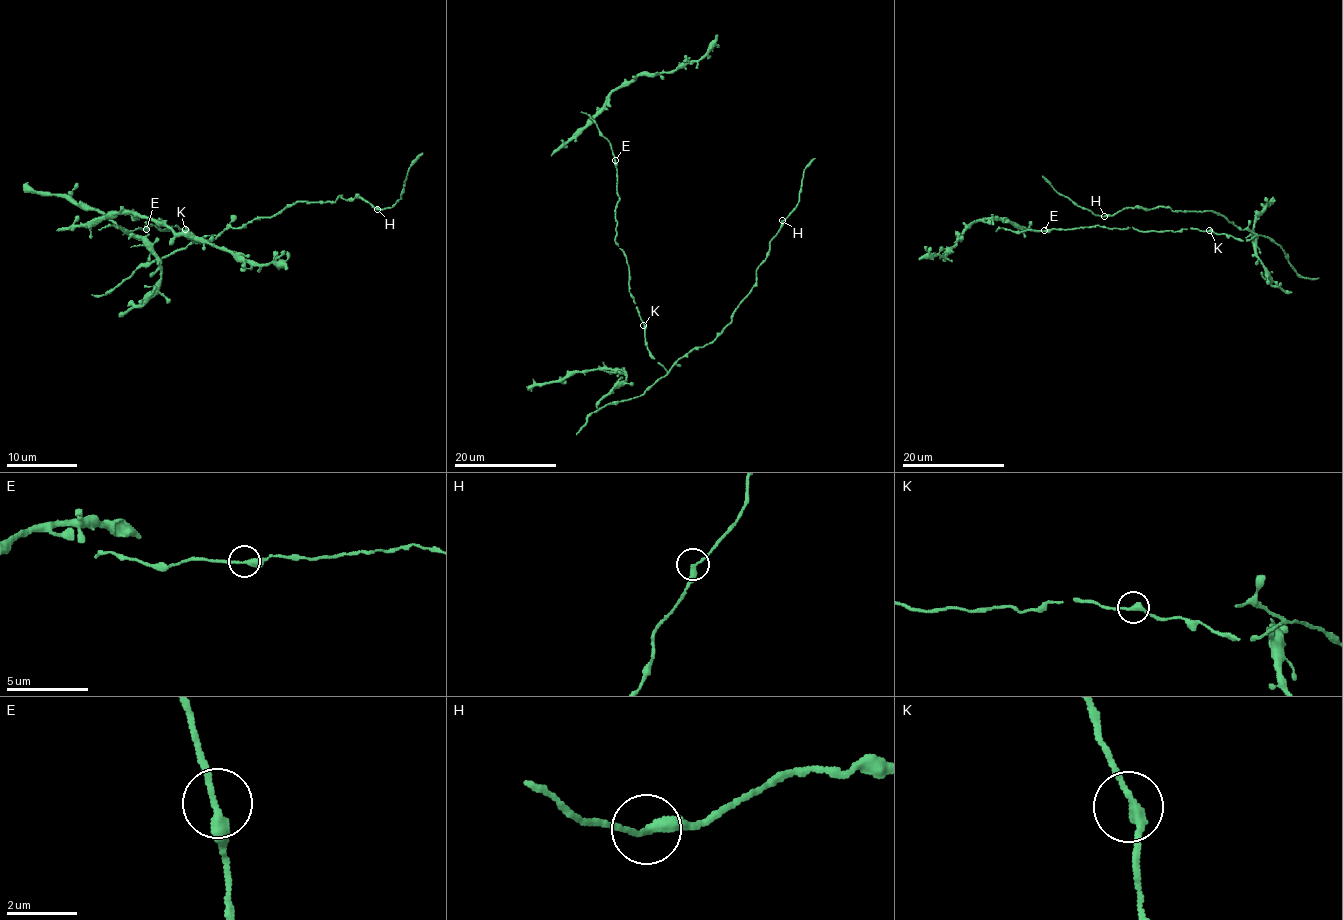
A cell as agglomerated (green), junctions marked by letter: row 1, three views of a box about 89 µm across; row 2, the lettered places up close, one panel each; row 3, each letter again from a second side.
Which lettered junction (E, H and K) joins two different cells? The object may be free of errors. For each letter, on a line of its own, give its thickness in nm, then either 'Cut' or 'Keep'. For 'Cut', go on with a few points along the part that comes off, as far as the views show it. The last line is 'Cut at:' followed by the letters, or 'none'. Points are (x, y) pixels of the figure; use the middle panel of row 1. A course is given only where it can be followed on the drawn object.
E: Thickness 260 nm. Keep
H: Thickness 280 nm. Keep
K: Thickness 240 nm. Keep
Cut at: none

